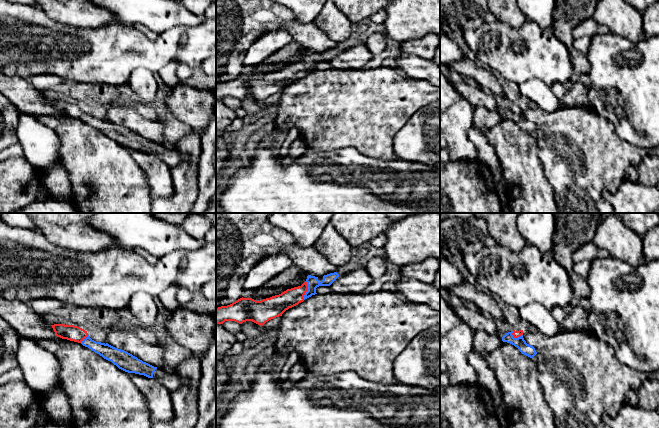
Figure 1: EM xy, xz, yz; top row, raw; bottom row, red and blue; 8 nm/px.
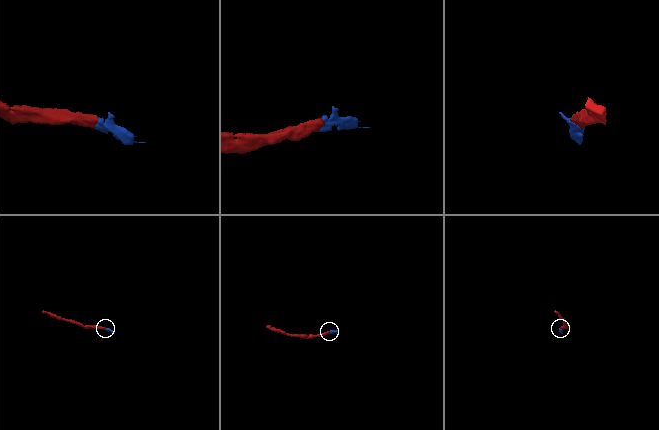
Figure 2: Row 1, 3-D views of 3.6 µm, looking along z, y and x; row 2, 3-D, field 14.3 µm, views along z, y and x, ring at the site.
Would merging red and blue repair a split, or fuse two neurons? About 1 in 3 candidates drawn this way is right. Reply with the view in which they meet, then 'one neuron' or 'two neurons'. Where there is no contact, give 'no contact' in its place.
xz | one neuron

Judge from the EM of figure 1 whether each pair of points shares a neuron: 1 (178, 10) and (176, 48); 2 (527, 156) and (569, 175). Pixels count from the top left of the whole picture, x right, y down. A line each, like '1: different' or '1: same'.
1: different
2: different

